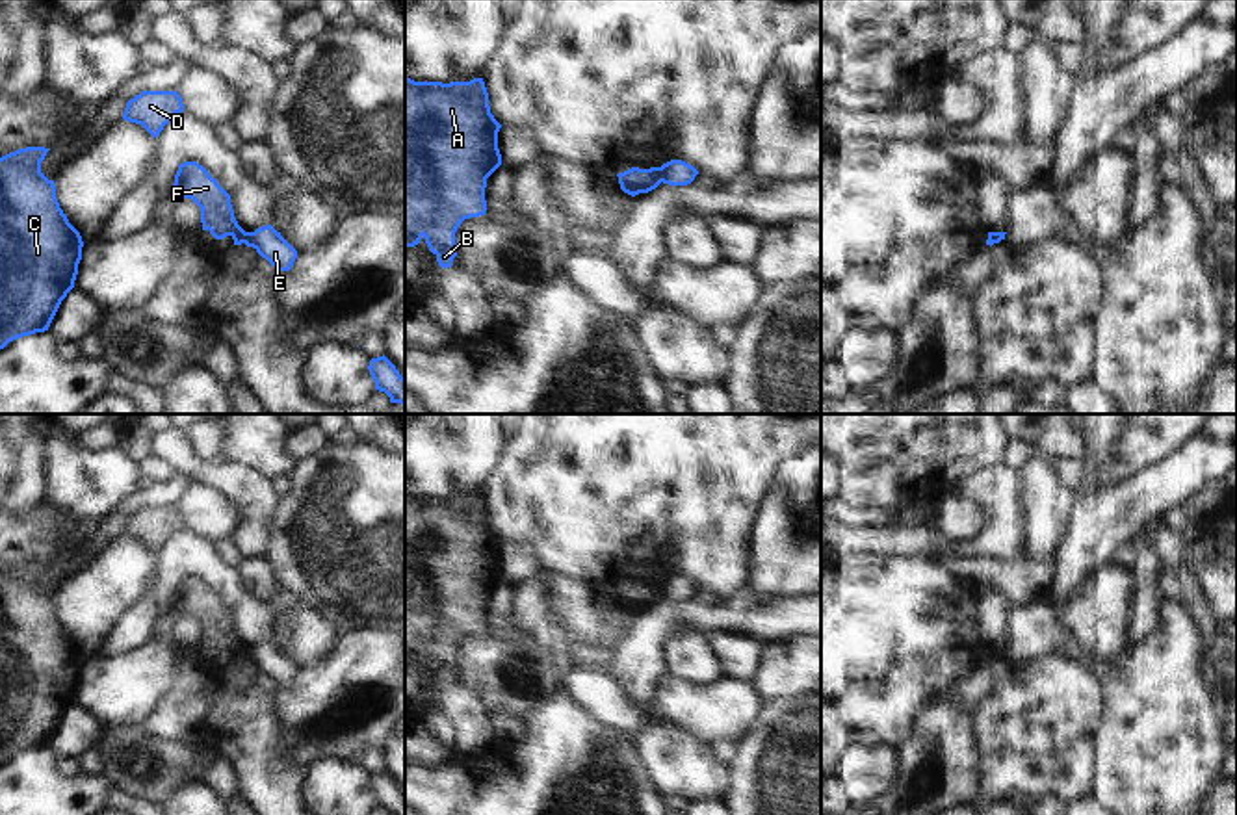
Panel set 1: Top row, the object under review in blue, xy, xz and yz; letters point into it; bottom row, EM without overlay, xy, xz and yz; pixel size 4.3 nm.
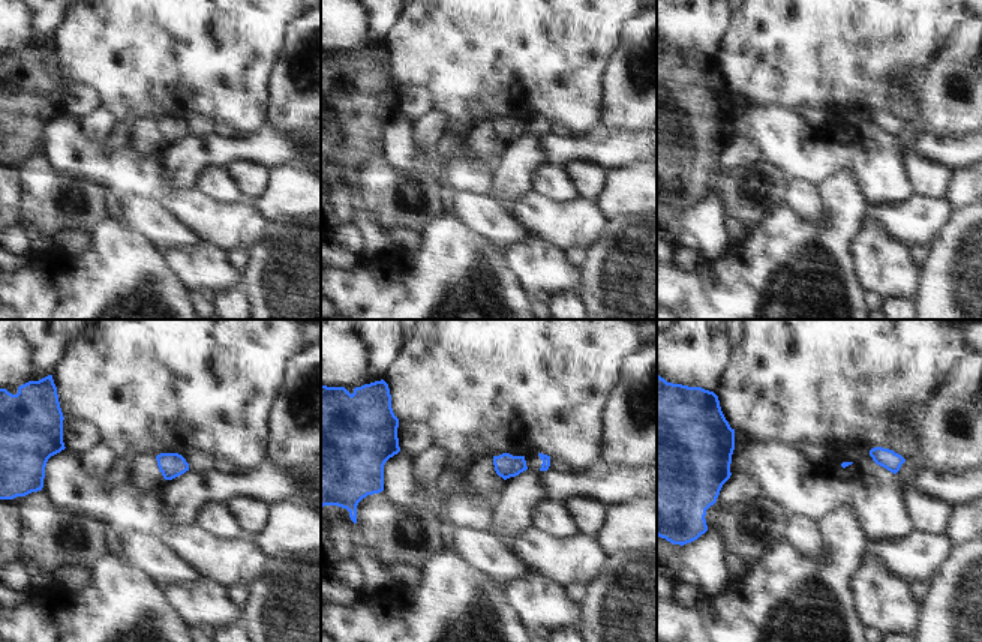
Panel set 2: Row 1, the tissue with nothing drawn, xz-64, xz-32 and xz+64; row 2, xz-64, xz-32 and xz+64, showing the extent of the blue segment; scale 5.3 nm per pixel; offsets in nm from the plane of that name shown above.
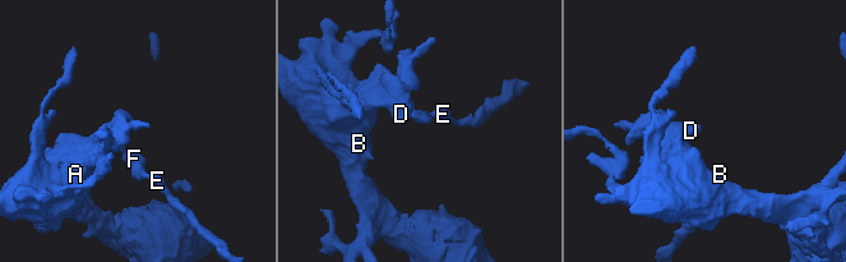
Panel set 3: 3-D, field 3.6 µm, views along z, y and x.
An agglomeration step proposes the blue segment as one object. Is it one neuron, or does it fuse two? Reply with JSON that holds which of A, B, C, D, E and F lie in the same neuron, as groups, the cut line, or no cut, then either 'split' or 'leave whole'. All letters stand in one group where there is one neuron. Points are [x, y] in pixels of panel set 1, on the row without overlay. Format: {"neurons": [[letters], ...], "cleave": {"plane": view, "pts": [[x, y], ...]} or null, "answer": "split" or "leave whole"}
{"neurons": [["A", "B", "C", "D", "F"], ["E"]], "cleave": {"plane": "xz", "pts": [[660, 583], [662, 596]]}, "answer": "split"}

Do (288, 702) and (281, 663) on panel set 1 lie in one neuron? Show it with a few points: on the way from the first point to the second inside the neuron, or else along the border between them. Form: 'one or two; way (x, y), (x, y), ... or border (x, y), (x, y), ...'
two; border (298, 671), (288, 685), (275, 685)

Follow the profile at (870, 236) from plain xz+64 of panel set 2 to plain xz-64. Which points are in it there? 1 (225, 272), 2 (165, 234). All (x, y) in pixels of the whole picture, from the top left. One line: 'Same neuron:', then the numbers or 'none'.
Same neuron: 1

